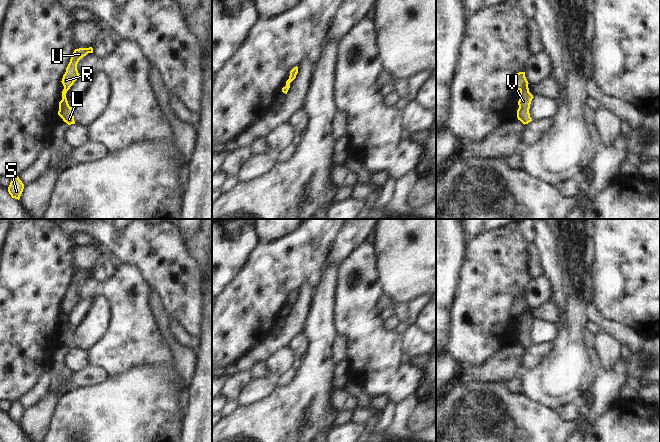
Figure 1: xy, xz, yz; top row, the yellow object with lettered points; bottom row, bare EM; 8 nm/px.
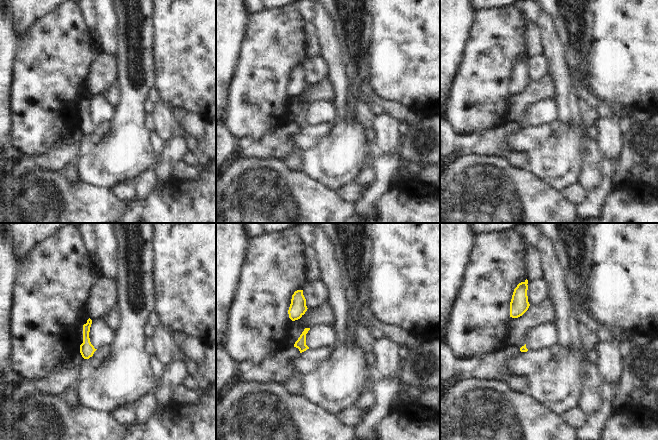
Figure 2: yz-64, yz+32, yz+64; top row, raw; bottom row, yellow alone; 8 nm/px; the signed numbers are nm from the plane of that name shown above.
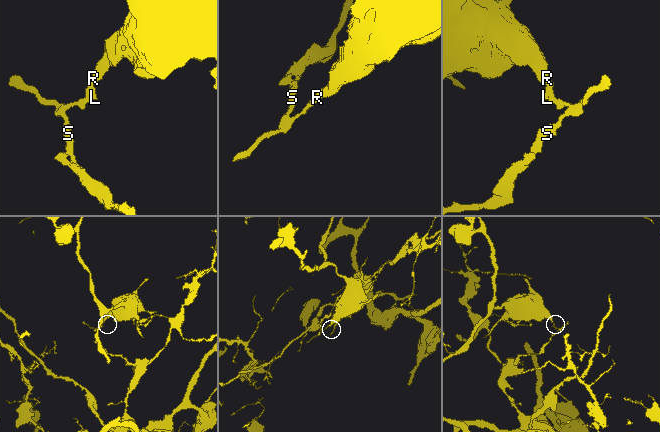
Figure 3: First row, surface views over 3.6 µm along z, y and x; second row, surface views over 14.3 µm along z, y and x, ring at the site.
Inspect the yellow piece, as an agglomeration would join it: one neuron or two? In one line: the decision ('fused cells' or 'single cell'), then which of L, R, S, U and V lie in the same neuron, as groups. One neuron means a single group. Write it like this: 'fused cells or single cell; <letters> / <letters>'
fused cells; L S V / R U

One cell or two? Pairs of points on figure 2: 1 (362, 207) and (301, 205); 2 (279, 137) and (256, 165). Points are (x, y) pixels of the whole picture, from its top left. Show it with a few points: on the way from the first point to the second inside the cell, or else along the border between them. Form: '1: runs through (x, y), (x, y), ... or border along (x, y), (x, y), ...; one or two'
1: border along (353, 205), (355, 212); two
2: border along (240, 154), (256, 157), (276, 157), (283, 160); two

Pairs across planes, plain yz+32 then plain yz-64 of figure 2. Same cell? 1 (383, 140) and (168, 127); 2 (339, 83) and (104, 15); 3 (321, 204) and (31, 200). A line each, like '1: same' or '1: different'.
1: same
2: same
3: same

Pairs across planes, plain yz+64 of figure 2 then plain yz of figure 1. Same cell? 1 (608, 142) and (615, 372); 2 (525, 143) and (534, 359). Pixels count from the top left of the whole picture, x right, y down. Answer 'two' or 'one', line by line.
1: two
2: one

